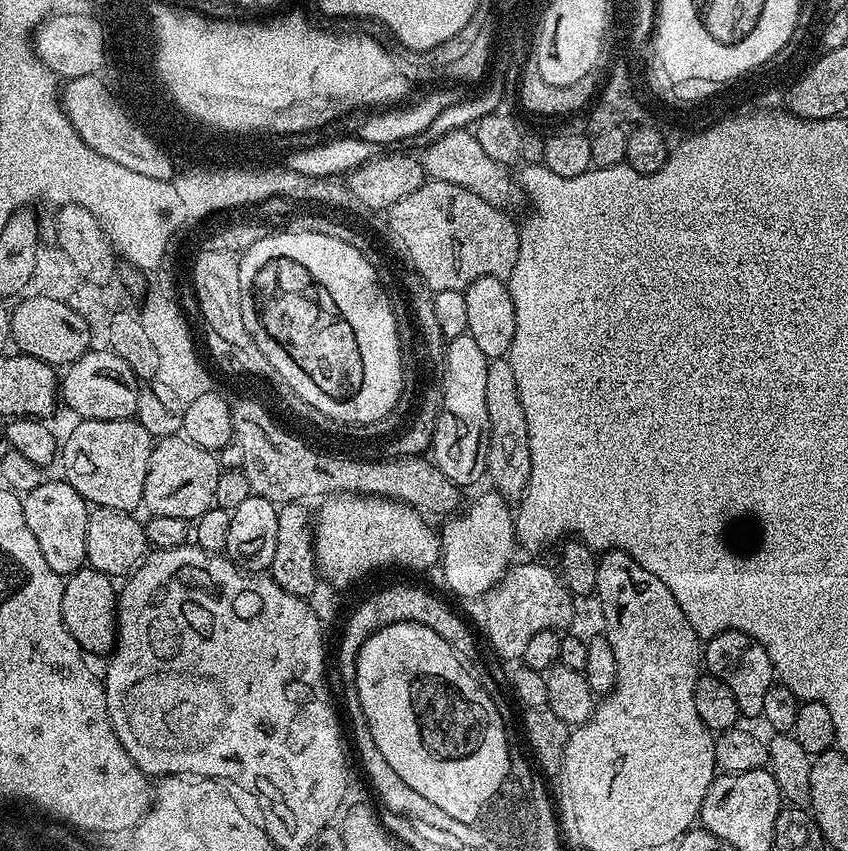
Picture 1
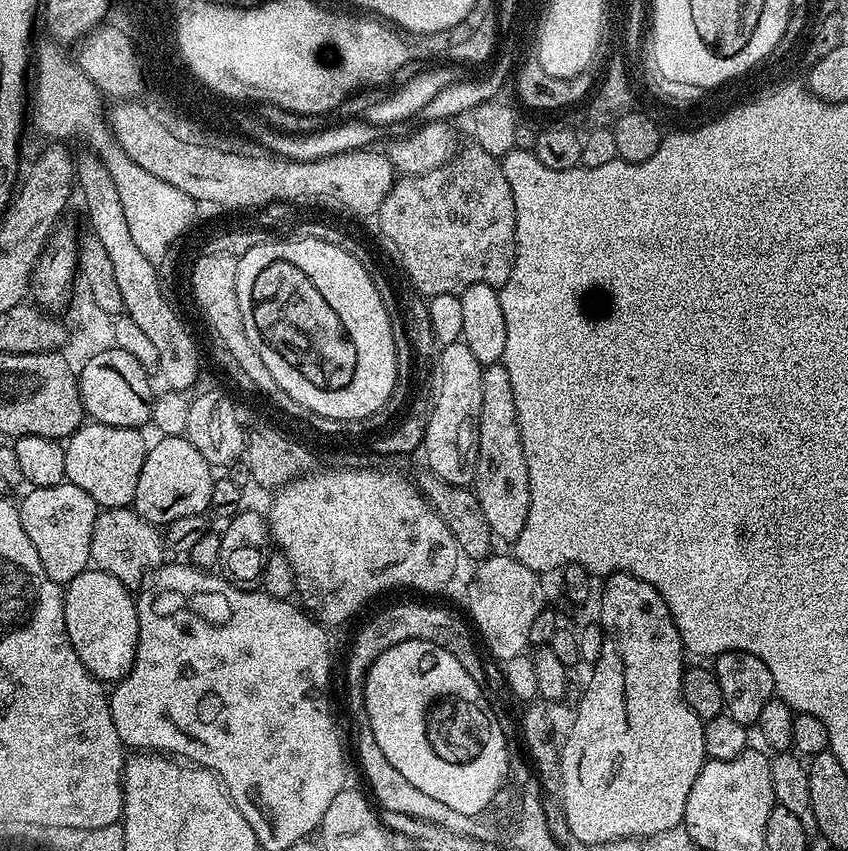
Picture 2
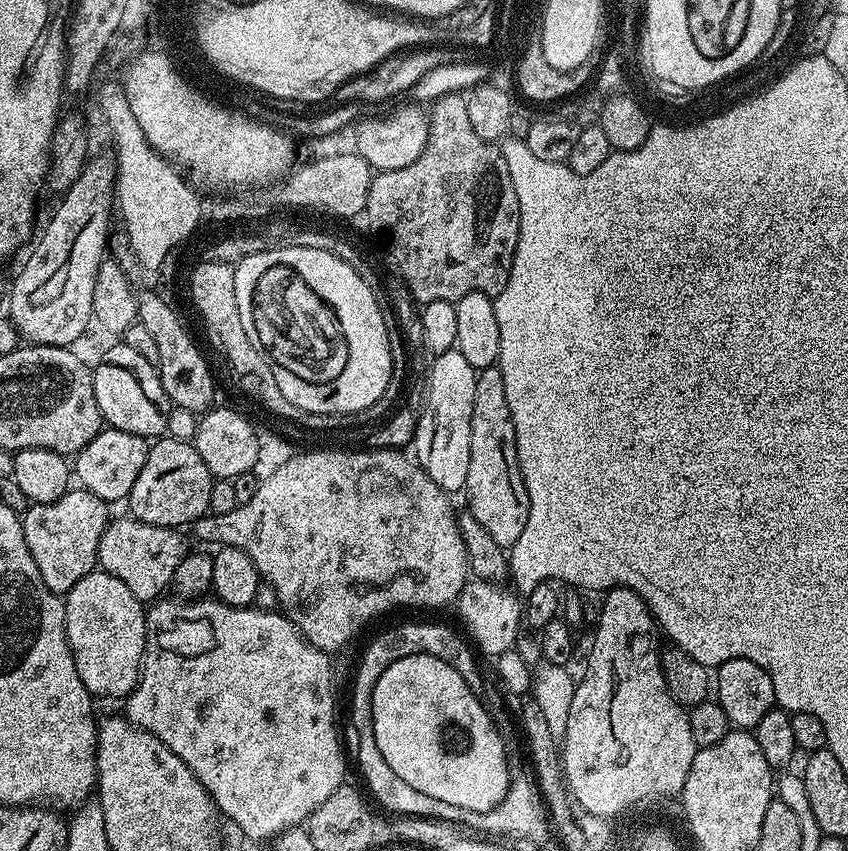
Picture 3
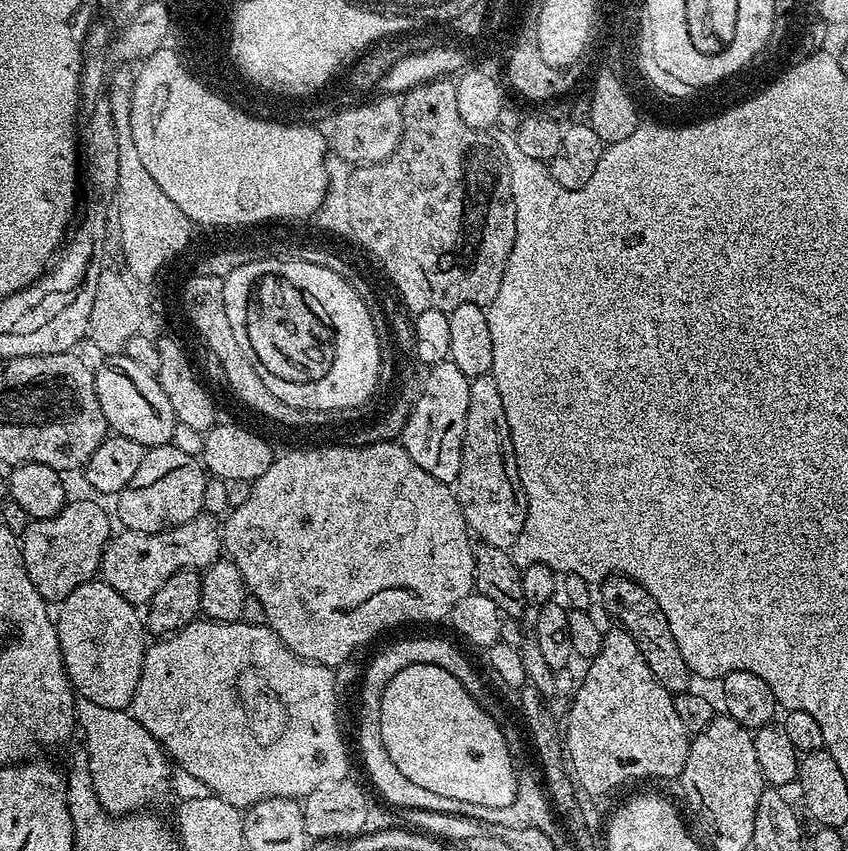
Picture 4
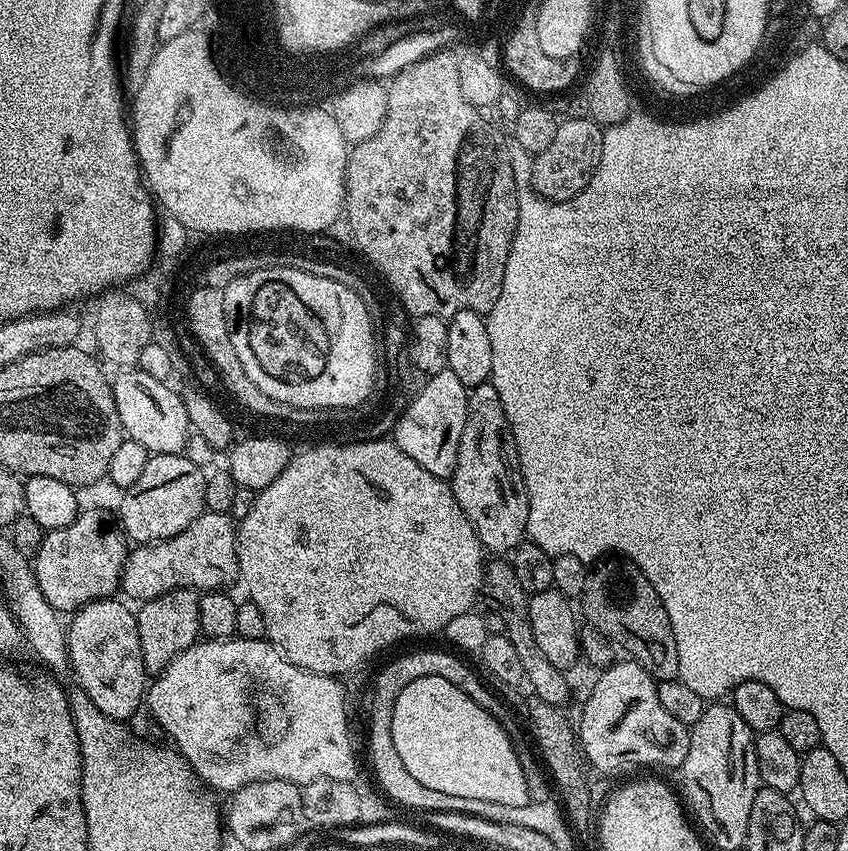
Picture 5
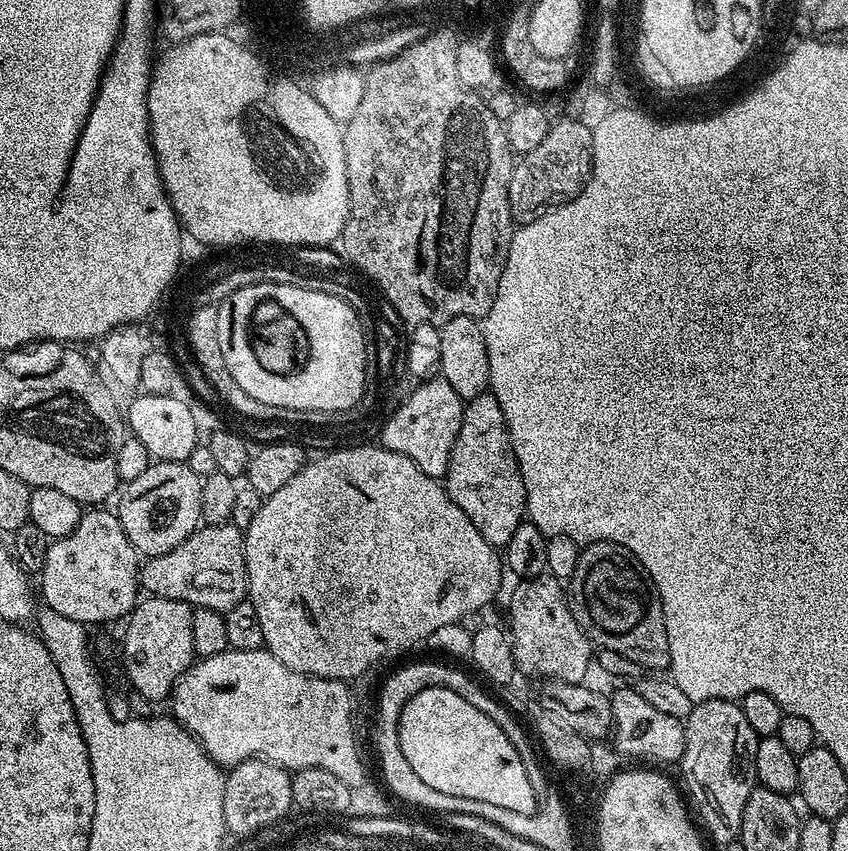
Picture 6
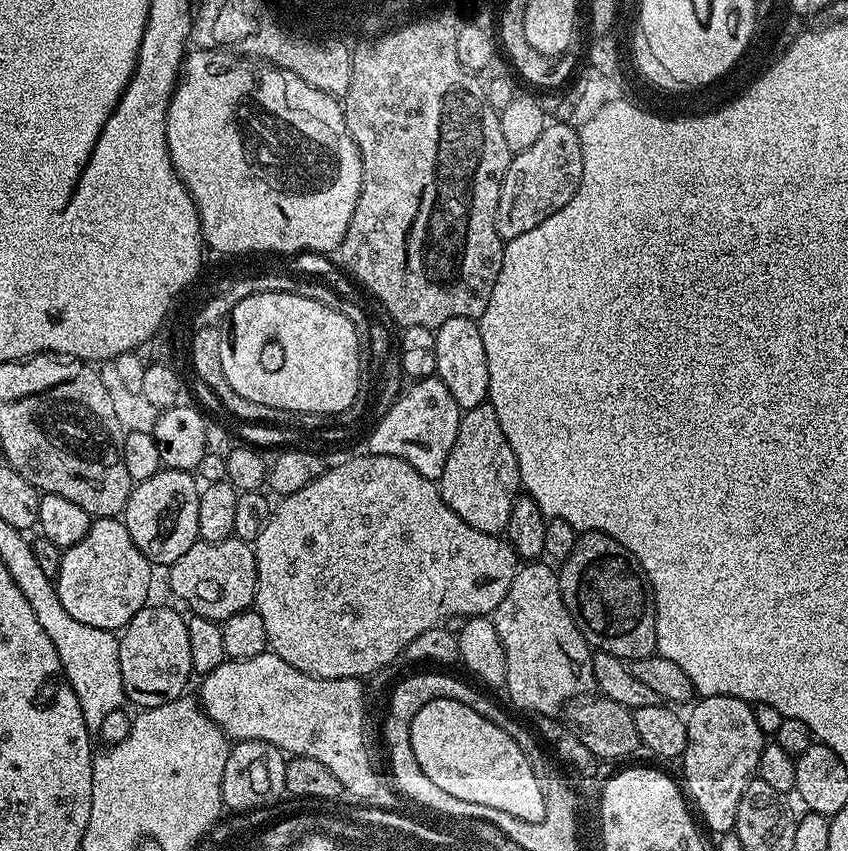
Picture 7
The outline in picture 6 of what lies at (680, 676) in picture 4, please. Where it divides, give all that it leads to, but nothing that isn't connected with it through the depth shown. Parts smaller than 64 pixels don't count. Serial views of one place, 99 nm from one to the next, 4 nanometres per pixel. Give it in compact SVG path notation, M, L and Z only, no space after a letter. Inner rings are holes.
M597 540L583 545L580 557L572 568L572 581L567 581L566 595L578 626L584 631L593 645L601 649L614 650L631 662L640 664L641 669L668 668L670 662L670 638L666 638L666 622L662 614L662 602L652 585L647 570L621 544L611 544L608 540Z

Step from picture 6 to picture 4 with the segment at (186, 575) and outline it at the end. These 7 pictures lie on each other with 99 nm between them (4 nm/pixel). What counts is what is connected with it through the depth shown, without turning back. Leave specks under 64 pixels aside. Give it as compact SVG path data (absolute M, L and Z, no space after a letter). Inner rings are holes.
M201 514L165 532L129 532L113 535L104 551L102 579L126 602L147 606L162 590L166 578L185 570L203 570L222 556L222 524L215 516Z

